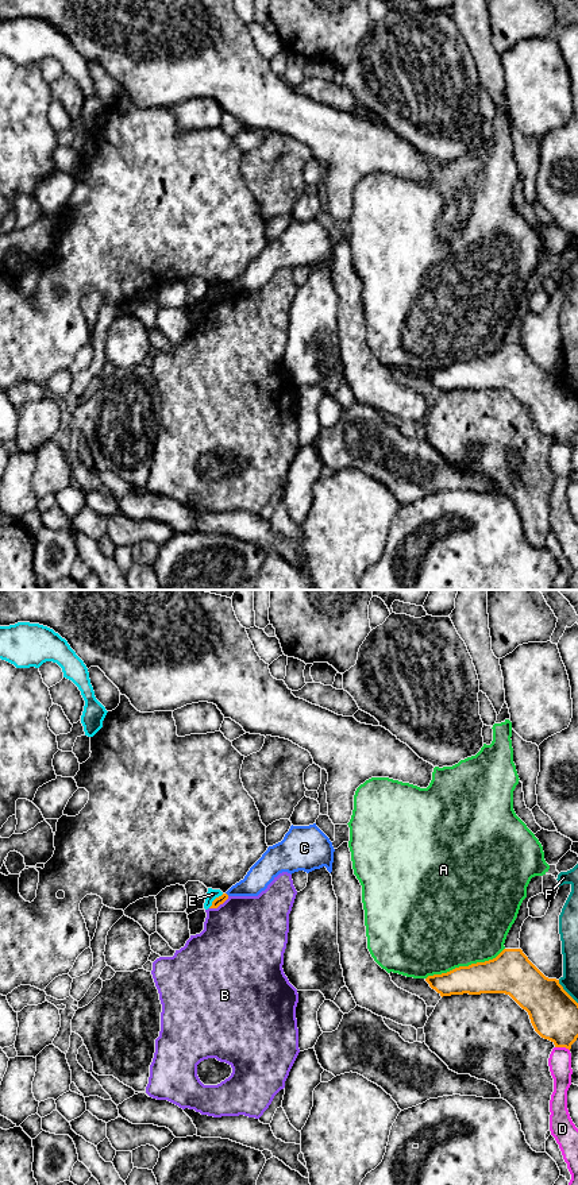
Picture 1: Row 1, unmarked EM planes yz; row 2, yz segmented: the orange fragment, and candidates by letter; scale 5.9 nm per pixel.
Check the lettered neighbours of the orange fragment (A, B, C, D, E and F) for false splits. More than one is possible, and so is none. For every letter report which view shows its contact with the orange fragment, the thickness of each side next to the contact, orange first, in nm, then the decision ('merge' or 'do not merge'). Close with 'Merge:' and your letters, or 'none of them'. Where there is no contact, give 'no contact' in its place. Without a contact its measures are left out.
A: yz | 240/480 nm | do not merge
B: yz | 50/480 nm | do not merge
C: no contact | do not merge
D: yz | 280/140 nm | do not merge
E: yz | 50/60 nm | do not merge
F: yz | 280/100 nm | do not merge
Merge: none of them

